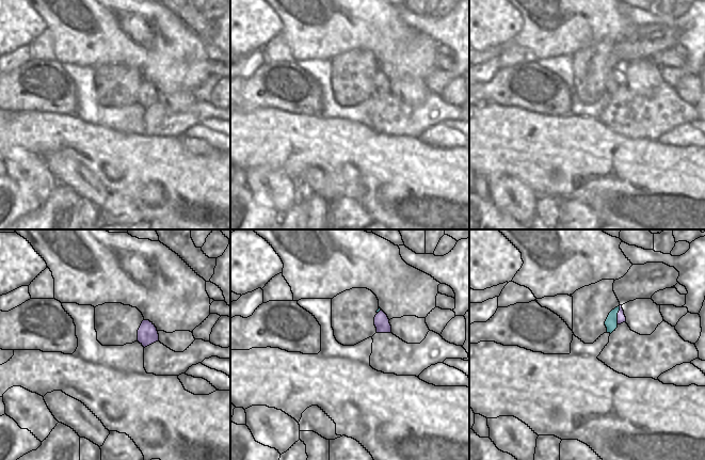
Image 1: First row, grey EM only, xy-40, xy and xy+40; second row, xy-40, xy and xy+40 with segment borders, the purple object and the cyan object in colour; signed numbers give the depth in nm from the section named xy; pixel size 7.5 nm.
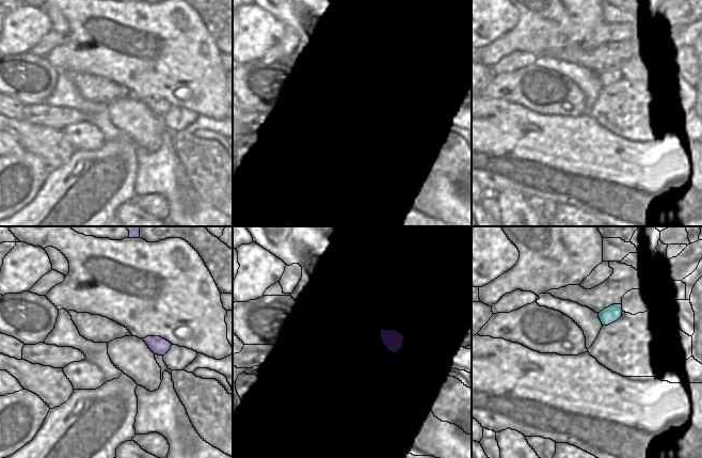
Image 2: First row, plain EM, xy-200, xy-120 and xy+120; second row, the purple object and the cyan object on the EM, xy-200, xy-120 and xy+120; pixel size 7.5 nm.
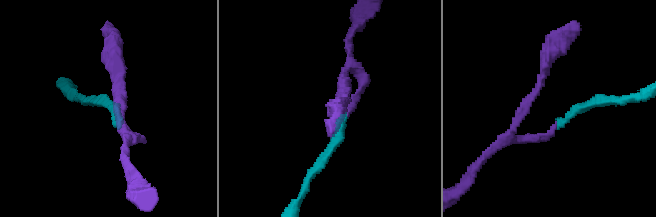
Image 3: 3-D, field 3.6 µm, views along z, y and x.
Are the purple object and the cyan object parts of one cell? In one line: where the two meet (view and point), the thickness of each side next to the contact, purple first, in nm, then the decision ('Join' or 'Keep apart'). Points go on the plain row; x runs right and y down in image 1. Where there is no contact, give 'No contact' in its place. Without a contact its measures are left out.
Touches purple at xy+40 (618, 76). Thickness 60 nm (purple) against 100 nm. Join.

